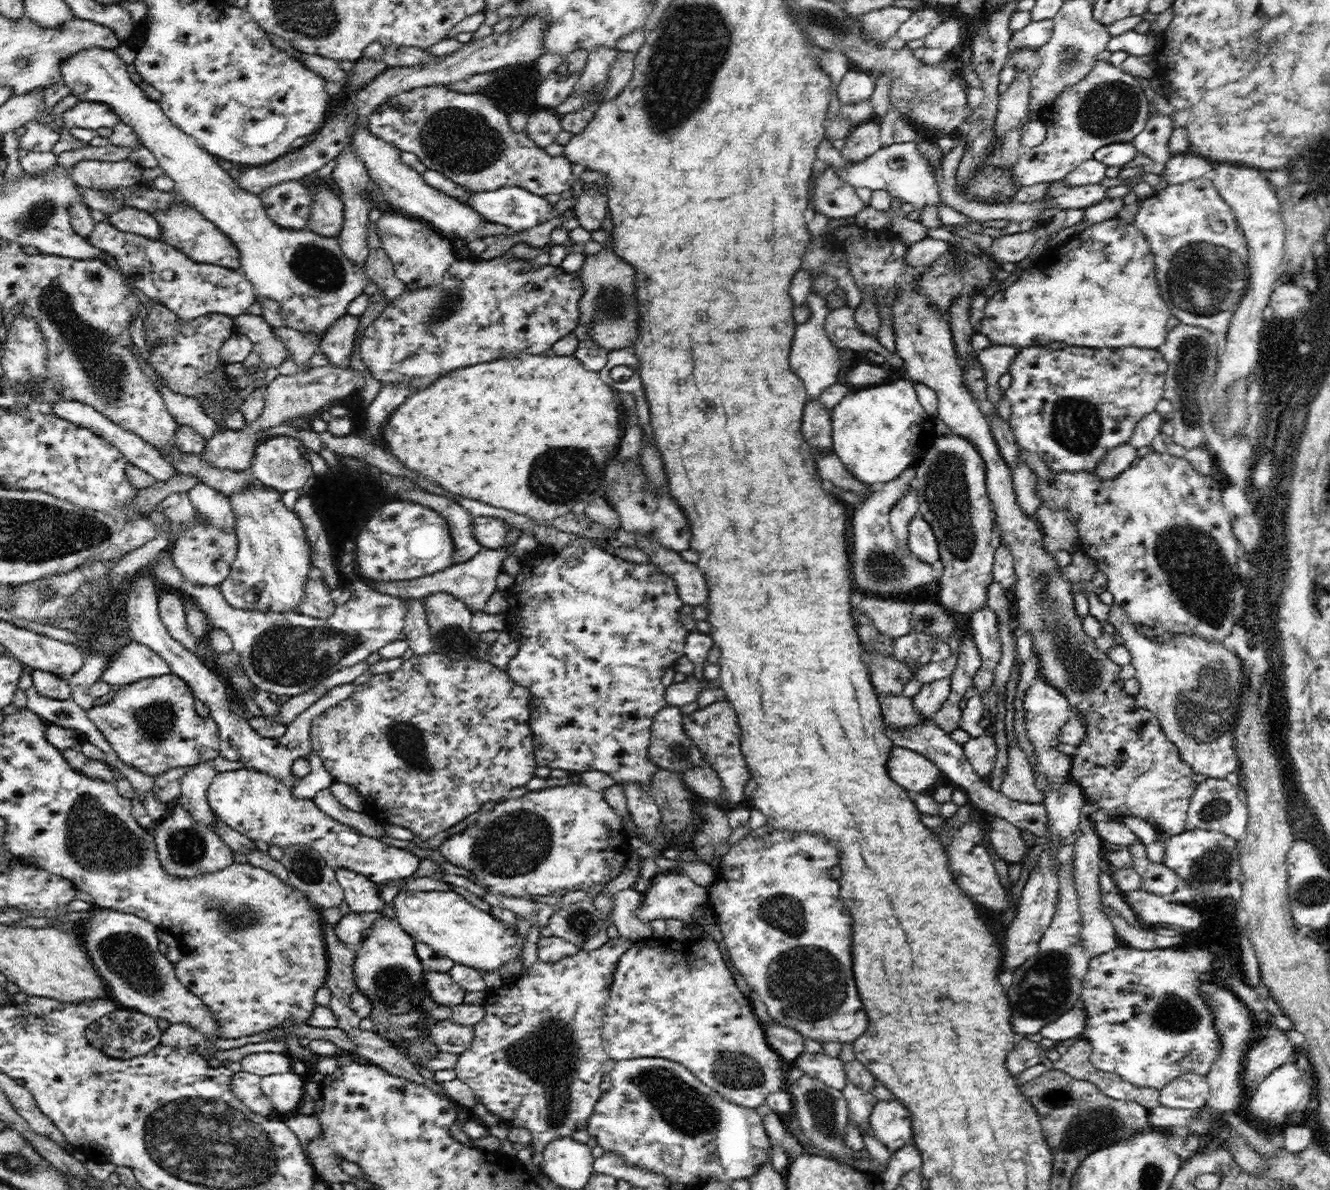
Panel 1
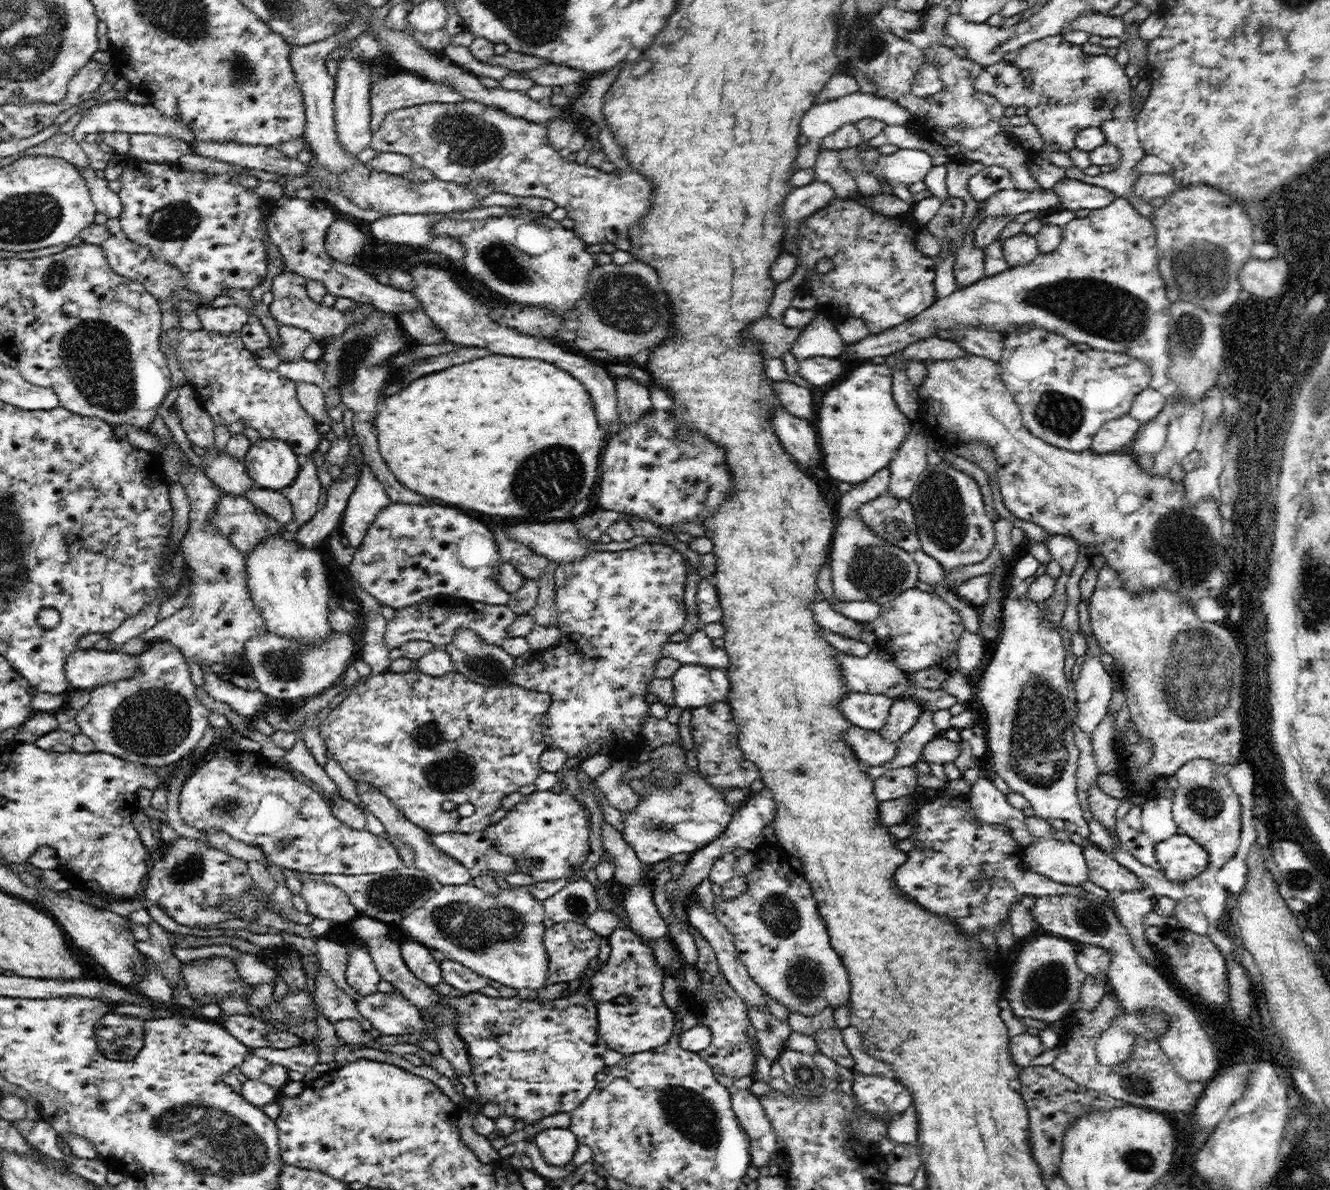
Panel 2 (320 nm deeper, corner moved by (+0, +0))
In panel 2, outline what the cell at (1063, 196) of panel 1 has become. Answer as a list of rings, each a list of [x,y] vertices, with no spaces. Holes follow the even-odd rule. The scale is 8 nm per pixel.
[[[1010,188],[998,191],[989,198],[985,214],[1008,214],[1014,220],[1018,214],[1023,212],[1046,212],[1056,211],[1062,207],[1062,197],[1055,188],[1036,188],[1036,190],[1020,190]]]

